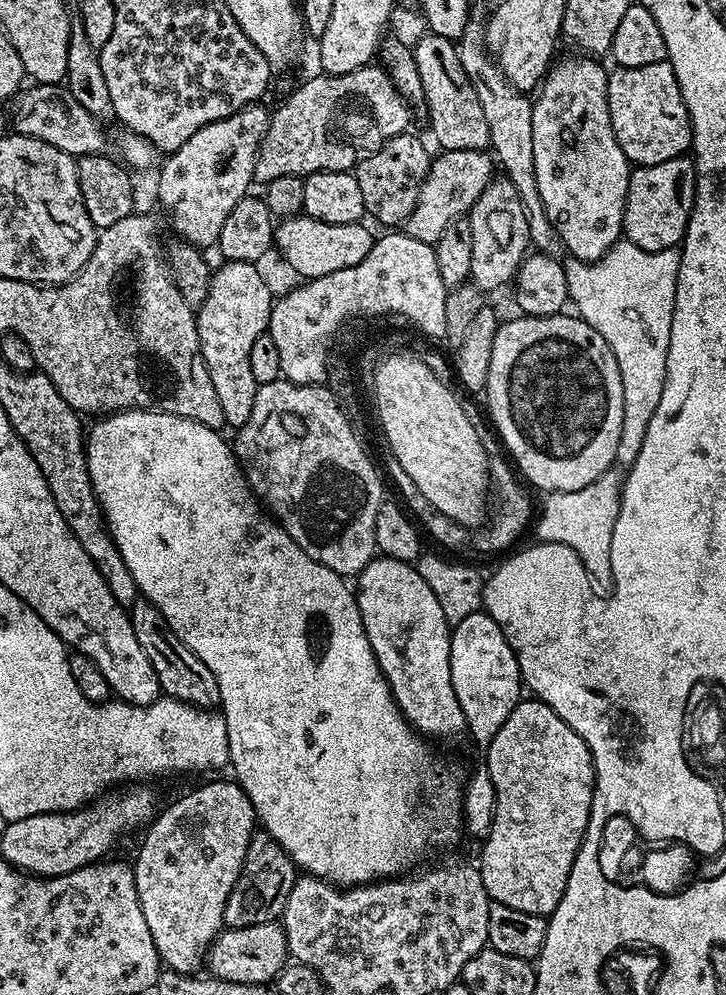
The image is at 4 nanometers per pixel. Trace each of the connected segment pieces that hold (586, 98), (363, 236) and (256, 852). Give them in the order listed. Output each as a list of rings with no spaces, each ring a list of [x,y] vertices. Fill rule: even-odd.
[[[555,68],[545,75],[539,89],[540,97],[535,97],[532,105],[534,170],[538,194],[542,198],[544,213],[560,236],[561,245],[565,249],[570,248],[571,253],[579,259],[593,260],[621,239],[622,227],[626,222],[630,161],[626,154],[622,154],[622,146],[618,146],[614,138],[607,95],[603,91],[584,92],[588,88],[586,73]]]
[[[305,216],[281,221],[275,229],[275,245],[299,277],[312,279],[326,274],[356,266],[369,254],[376,238],[361,221],[346,224],[328,224]]]
[[[260,830],[253,835],[238,874],[238,882],[226,902],[224,923],[228,928],[245,928],[251,924],[271,924],[284,915],[290,890],[296,885],[298,869],[292,860],[277,846],[267,832]]]

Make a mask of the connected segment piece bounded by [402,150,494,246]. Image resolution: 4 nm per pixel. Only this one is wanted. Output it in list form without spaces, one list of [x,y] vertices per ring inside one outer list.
[[[454,150],[441,151],[440,157],[433,159],[428,165],[428,172],[420,183],[416,204],[408,219],[403,221],[402,230],[410,238],[418,238],[418,242],[426,242],[435,246],[442,230],[476,204],[476,200],[483,194],[484,188],[493,177],[492,164],[494,160],[487,151]]]

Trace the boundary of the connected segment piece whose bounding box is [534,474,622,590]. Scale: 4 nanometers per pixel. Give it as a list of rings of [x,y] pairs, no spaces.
[[[603,474],[592,484],[586,485],[573,492],[547,493],[548,501],[544,509],[539,509],[540,521],[535,521],[536,532],[541,541],[549,544],[561,544],[570,546],[574,554],[582,562],[582,566],[588,571],[588,579],[591,580],[593,589],[608,590],[613,587],[612,559],[610,558],[610,546],[614,538],[614,526],[620,509],[620,495],[622,493],[622,480],[613,474]]]

